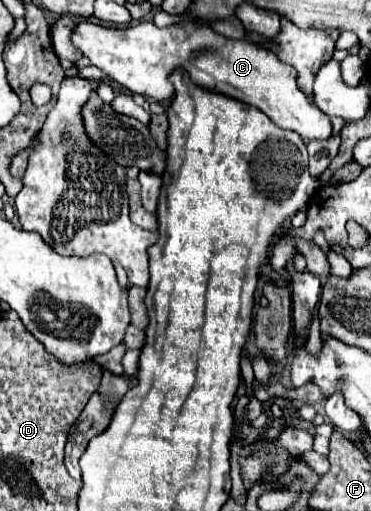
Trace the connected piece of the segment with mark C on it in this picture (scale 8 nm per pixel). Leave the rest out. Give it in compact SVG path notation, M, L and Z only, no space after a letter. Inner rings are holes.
M82 21L72 31L72 43L84 53L84 57L90 59L92 65L130 93L138 93L160 103L168 101L174 97L174 87L168 81L170 73L186 71L192 83L258 107L278 127L298 133L304 143L324 141L332 135L330 117L298 89L296 69L252 41L226 39L210 27L200 27L188 21L164 29L158 29L148 21L126 29L108 29Z

